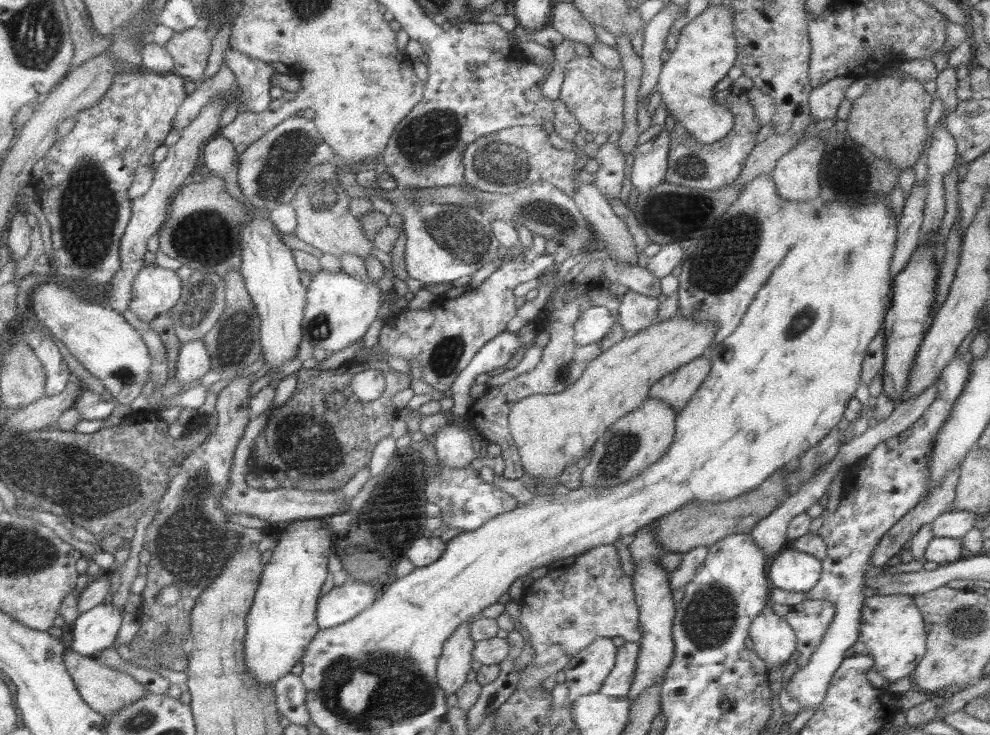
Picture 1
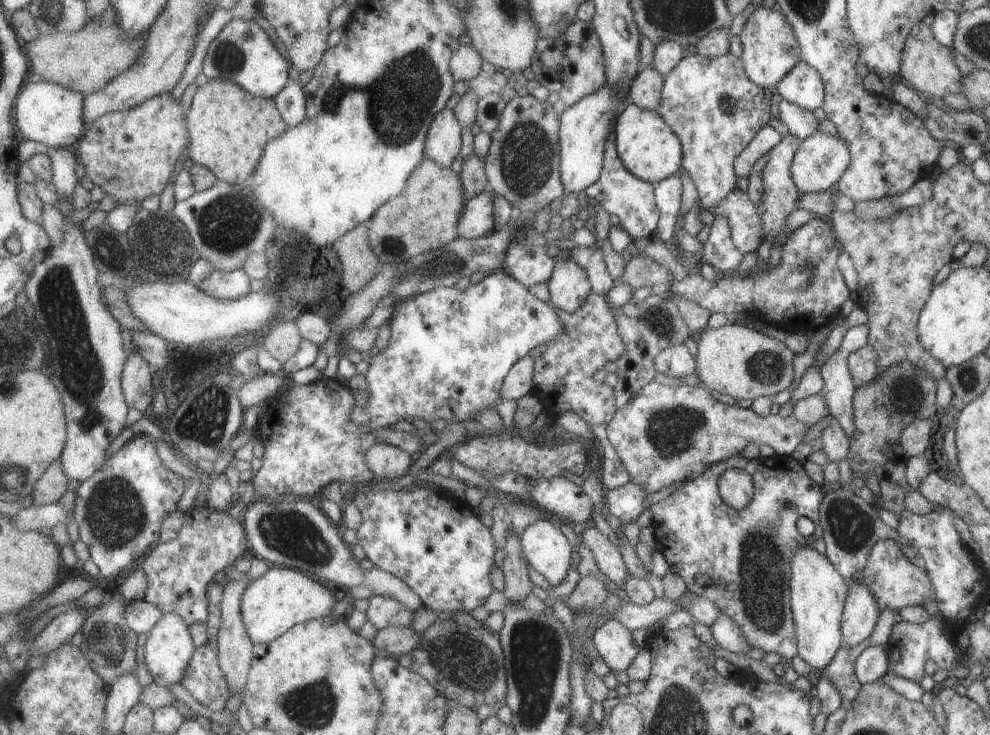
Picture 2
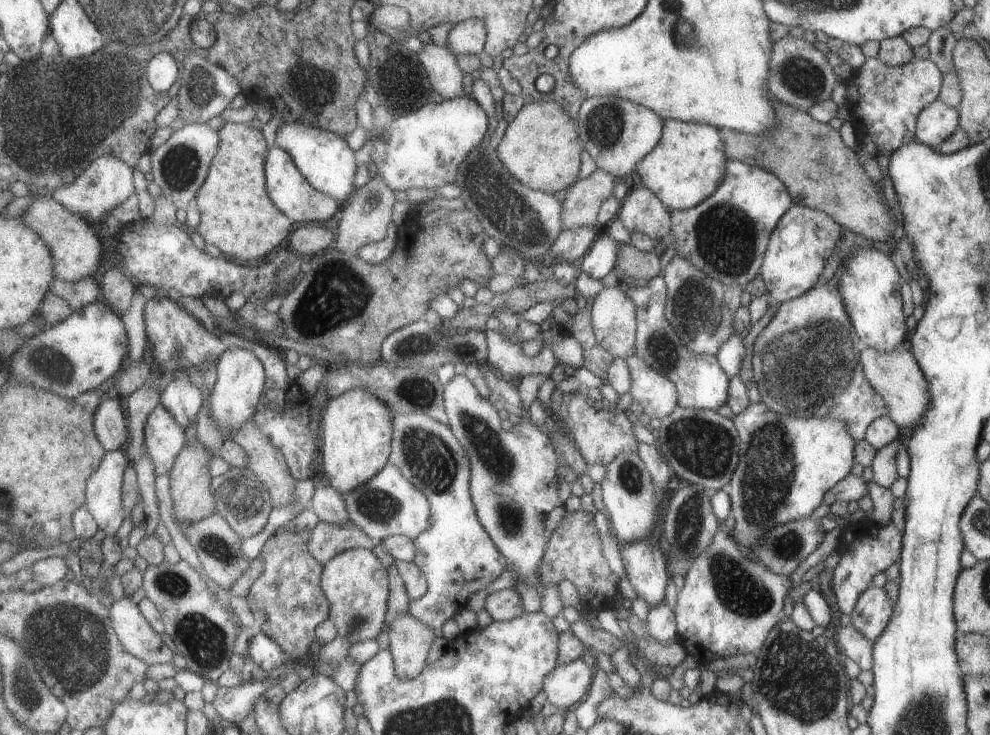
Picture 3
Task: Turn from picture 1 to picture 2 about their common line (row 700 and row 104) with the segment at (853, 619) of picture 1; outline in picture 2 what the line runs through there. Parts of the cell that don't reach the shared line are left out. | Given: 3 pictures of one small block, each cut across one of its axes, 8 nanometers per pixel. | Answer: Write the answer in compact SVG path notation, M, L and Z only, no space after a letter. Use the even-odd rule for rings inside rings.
M800 61L775 84L773 91L783 100L813 112L814 109L823 106L823 86L818 71Z

